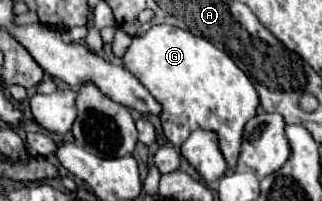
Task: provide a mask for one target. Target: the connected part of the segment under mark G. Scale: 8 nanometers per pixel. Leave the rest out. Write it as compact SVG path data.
M158 24L146 34L136 36L122 60L124 68L162 104L162 128L174 146L180 146L198 128L214 130L228 166L236 166L244 124L256 116L258 92L226 52L182 28Z

